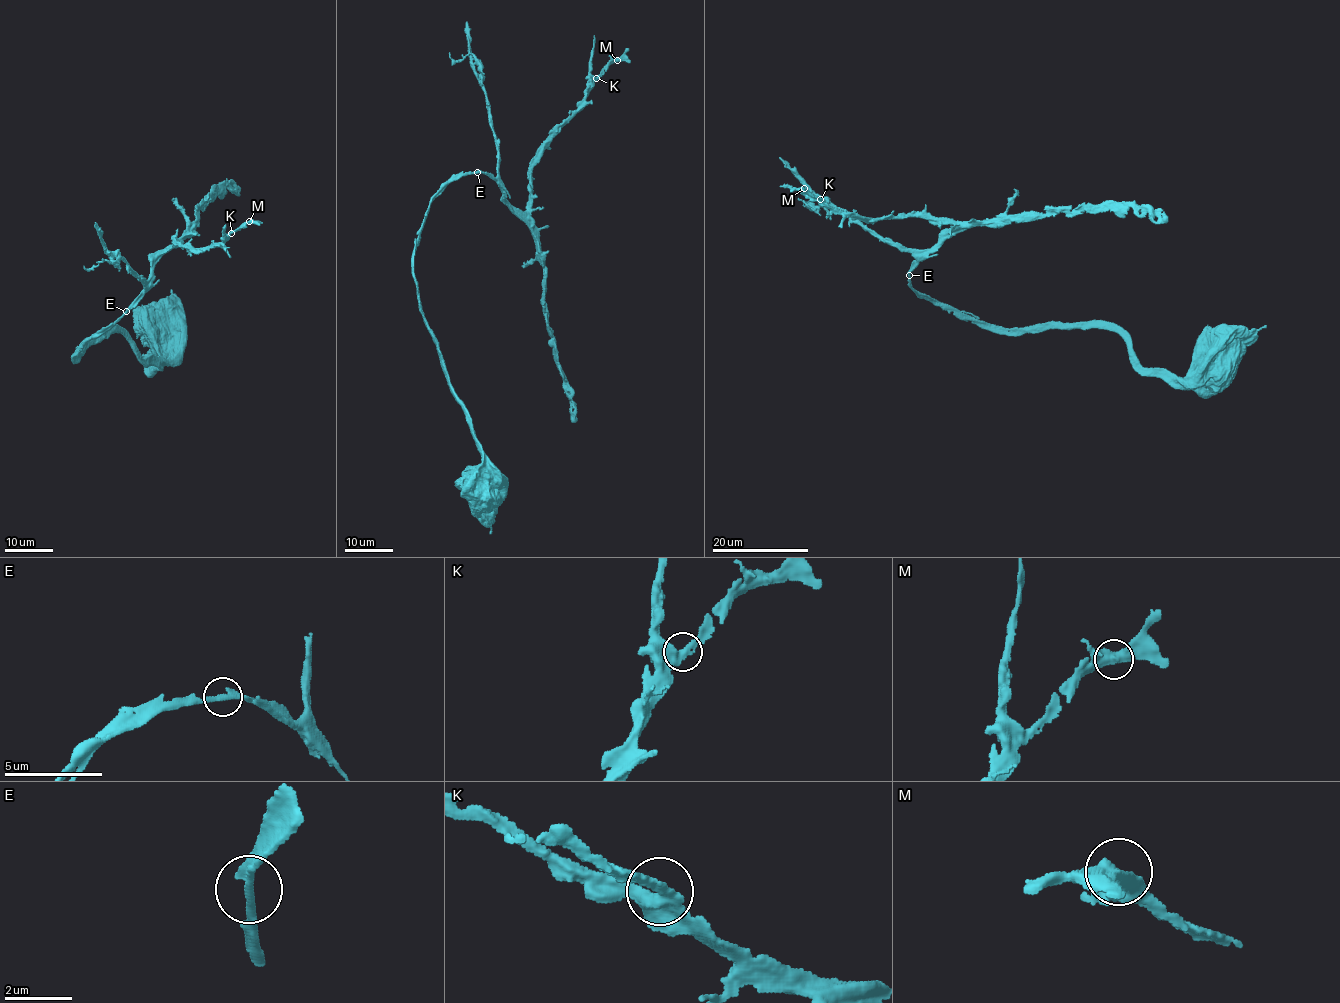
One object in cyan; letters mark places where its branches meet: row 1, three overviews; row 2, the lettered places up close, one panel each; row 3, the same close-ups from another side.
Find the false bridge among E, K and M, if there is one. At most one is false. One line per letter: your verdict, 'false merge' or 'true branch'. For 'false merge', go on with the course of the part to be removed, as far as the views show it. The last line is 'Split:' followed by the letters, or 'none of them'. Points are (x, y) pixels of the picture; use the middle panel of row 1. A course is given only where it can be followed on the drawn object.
E: true branch
K: true branch
M: true branch
Split: none of them

